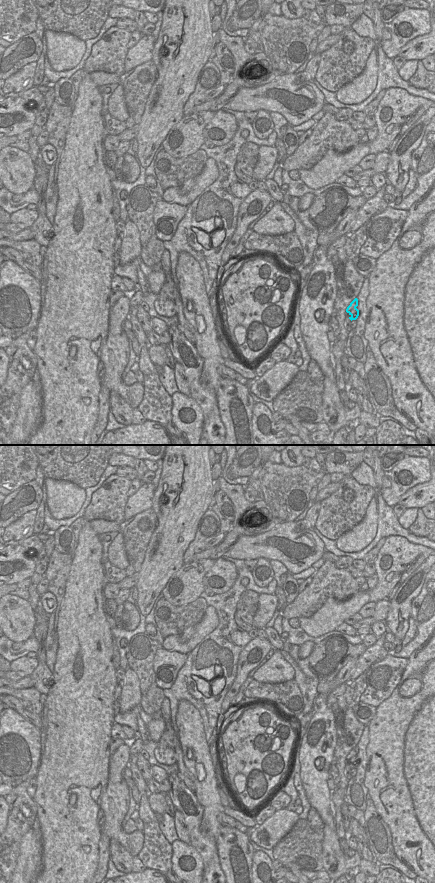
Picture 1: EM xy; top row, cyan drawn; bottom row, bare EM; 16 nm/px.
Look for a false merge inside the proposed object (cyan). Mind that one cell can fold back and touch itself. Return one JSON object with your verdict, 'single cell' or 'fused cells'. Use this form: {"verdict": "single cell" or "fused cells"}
{"verdict": "fused cells"}

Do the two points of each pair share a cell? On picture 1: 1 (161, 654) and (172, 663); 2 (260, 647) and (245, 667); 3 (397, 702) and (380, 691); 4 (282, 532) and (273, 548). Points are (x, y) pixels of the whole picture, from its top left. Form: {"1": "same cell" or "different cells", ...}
{"1": "same cell", "2": "same cell", "3": "different cells", "4": "same cell"}

